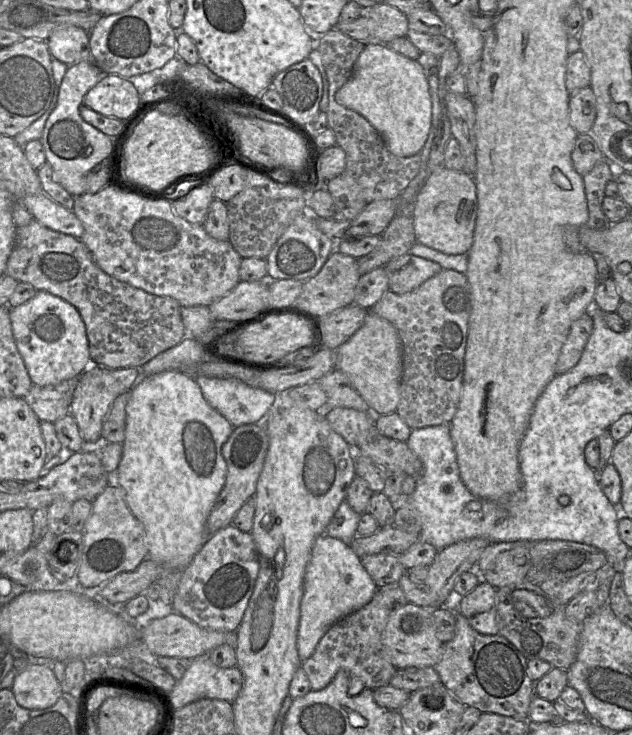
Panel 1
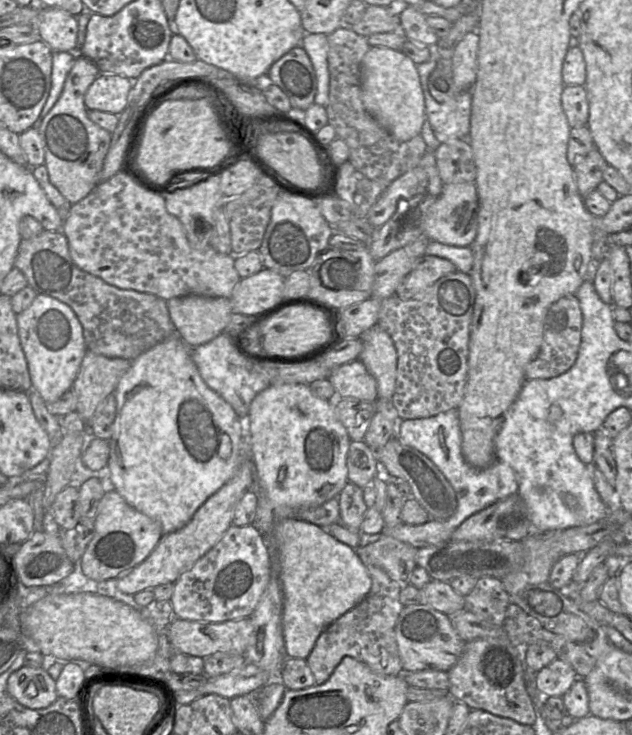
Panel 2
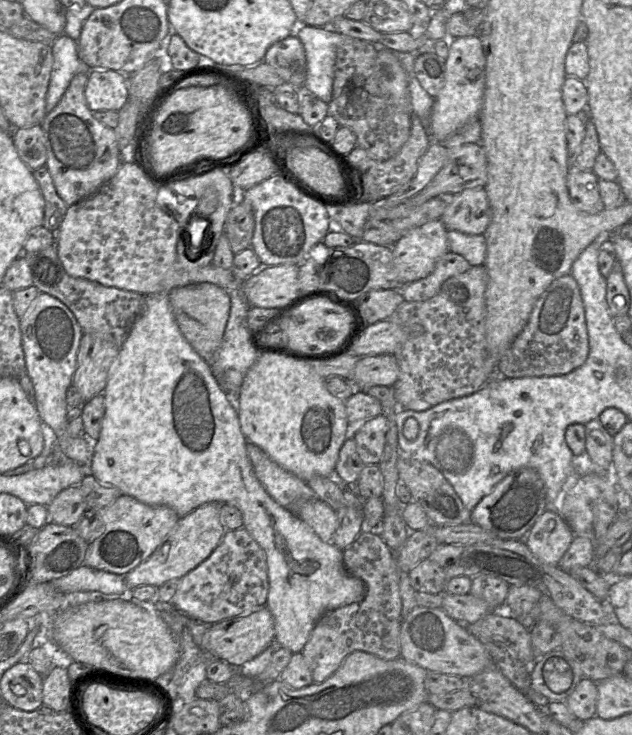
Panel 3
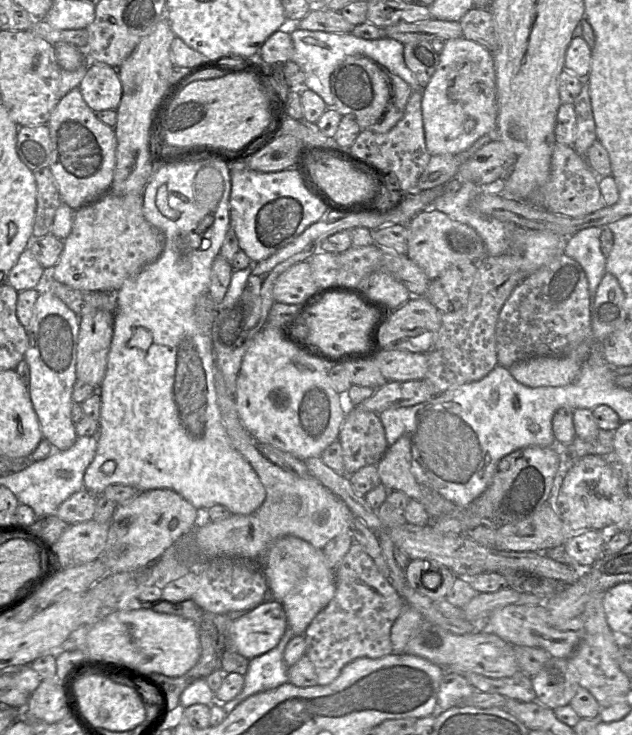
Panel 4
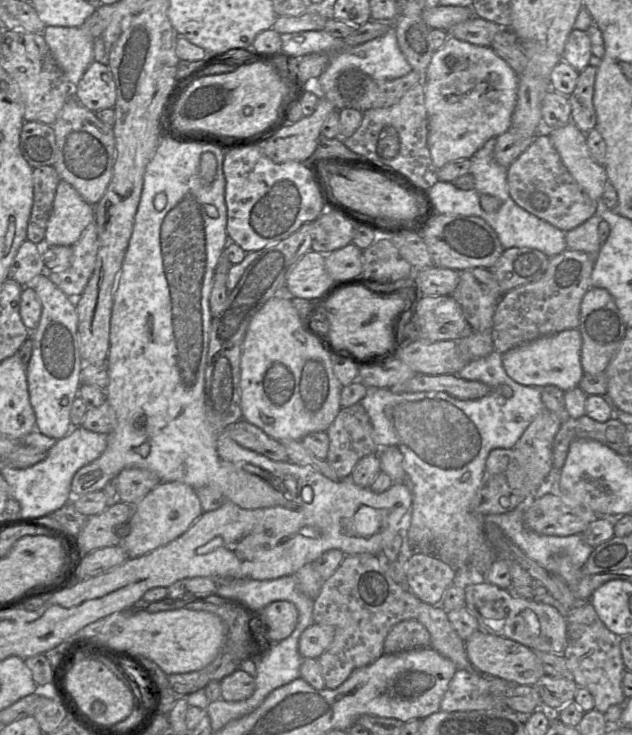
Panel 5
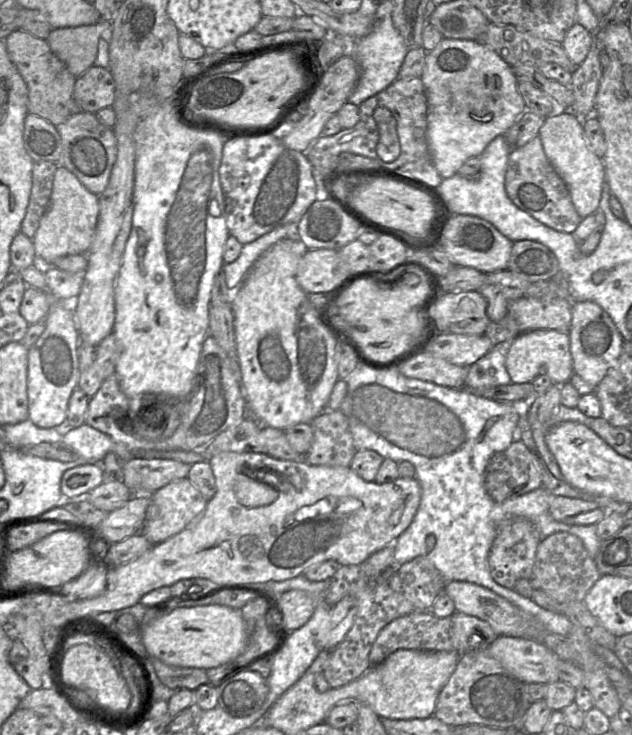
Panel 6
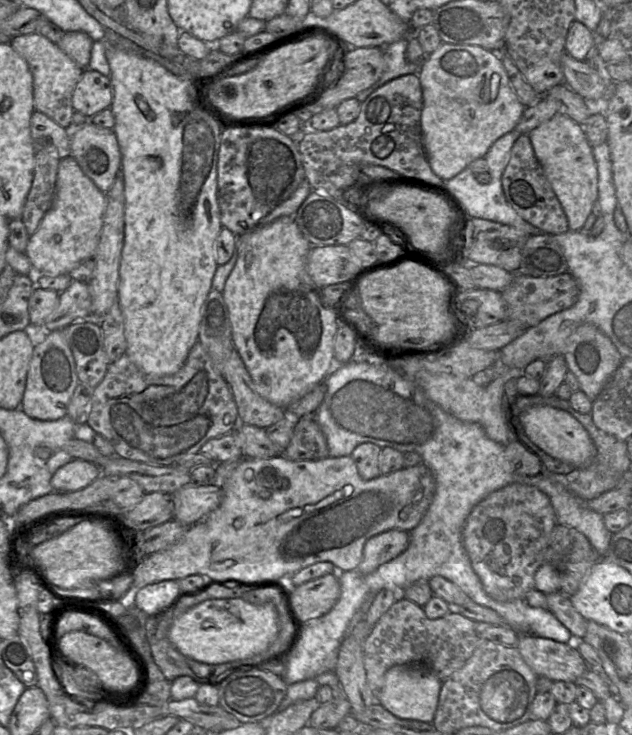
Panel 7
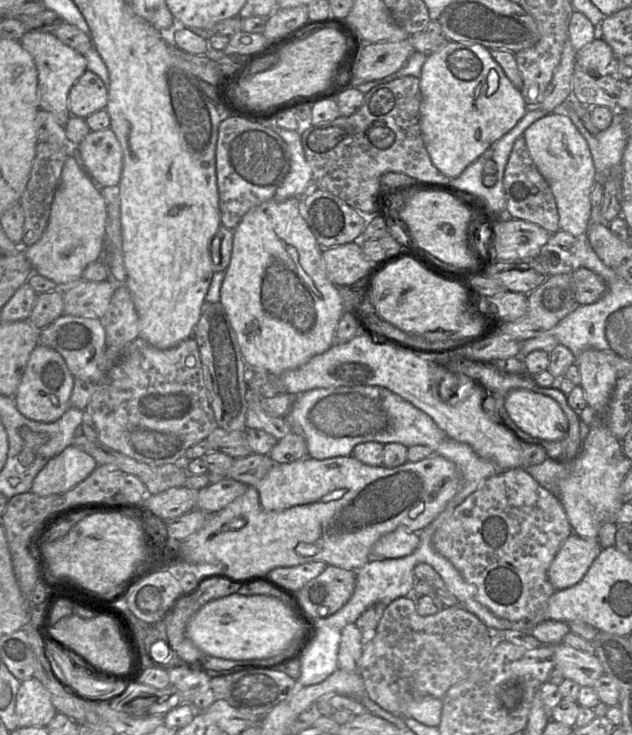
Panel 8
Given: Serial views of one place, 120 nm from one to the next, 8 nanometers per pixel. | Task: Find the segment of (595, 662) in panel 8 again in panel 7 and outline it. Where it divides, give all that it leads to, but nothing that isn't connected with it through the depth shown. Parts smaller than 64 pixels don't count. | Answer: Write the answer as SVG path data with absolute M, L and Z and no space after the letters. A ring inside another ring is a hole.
M520 635L516 648L538 677L575 682L588 666L574 645L532 635Z

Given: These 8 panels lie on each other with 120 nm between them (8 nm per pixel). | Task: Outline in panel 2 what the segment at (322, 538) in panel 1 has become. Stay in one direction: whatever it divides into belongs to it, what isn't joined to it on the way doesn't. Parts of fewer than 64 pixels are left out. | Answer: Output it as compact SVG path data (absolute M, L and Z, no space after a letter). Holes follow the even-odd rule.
M287 518L275 525L273 538L283 591L286 655L306 660L323 630L360 604L369 593L372 581L356 549L335 539L326 528L298 518Z

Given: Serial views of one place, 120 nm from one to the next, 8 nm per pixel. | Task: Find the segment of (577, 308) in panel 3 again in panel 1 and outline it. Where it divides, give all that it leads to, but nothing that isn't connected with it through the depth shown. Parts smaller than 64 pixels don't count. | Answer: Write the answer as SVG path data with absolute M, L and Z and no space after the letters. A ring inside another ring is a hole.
M586 313L572 325L559 354L555 372L562 375L571 370L580 360L593 331L592 314Z

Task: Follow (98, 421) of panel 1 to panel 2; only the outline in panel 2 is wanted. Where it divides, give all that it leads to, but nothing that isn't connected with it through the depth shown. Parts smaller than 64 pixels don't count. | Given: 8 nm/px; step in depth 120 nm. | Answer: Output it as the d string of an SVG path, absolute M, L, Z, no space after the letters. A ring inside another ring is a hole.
M87 349L72 390L77 398L76 411L87 423L98 405L114 391L129 370L131 360L109 358Z

